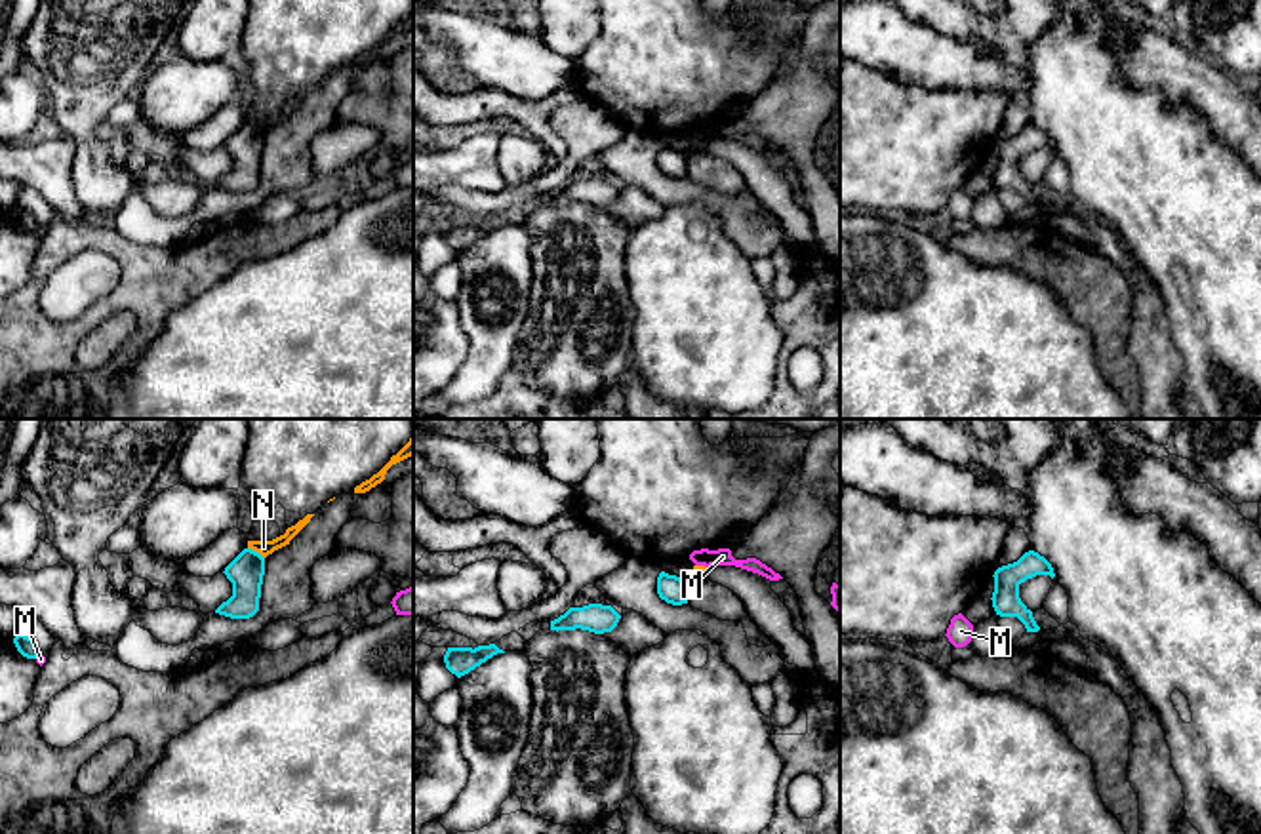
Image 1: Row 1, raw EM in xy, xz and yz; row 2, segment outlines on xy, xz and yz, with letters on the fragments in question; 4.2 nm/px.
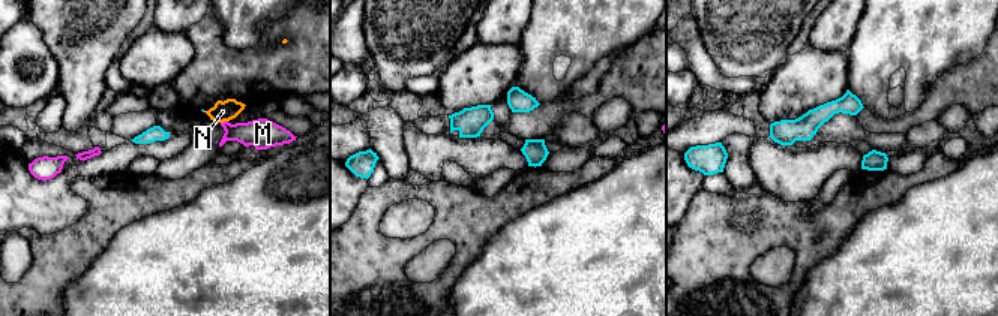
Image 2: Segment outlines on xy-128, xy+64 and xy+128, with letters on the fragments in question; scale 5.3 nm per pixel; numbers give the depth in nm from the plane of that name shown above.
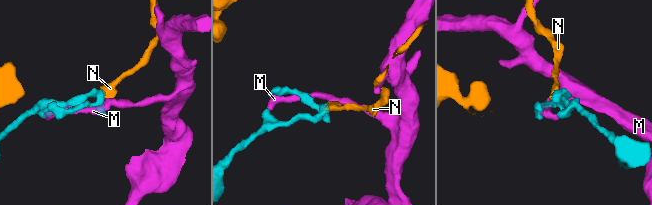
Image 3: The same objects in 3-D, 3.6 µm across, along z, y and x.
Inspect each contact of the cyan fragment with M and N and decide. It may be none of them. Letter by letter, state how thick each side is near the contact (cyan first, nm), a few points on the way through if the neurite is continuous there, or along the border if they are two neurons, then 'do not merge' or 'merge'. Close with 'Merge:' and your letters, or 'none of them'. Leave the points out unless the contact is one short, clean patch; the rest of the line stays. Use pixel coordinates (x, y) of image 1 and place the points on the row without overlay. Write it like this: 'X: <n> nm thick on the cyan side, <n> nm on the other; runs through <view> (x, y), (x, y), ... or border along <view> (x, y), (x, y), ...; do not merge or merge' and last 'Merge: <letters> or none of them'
M: 80 nm thick on the cyan side, 50 nm on the other; do not merge
N: 150 nm thick on the cyan side, 60 nm on the other; border along xy (248, 120), (263, 132); do not merge
Merge: none of them

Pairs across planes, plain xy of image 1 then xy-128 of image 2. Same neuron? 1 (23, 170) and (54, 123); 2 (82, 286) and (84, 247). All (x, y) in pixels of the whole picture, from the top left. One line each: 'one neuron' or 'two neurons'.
1: one neuron
2: two neurons

